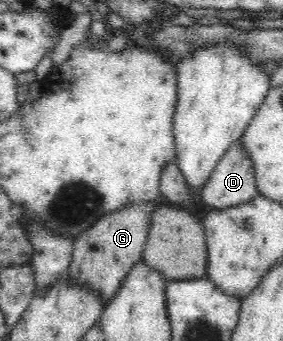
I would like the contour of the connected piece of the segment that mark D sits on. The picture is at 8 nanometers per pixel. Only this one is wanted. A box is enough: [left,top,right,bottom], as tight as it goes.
[199,141,258,210]

